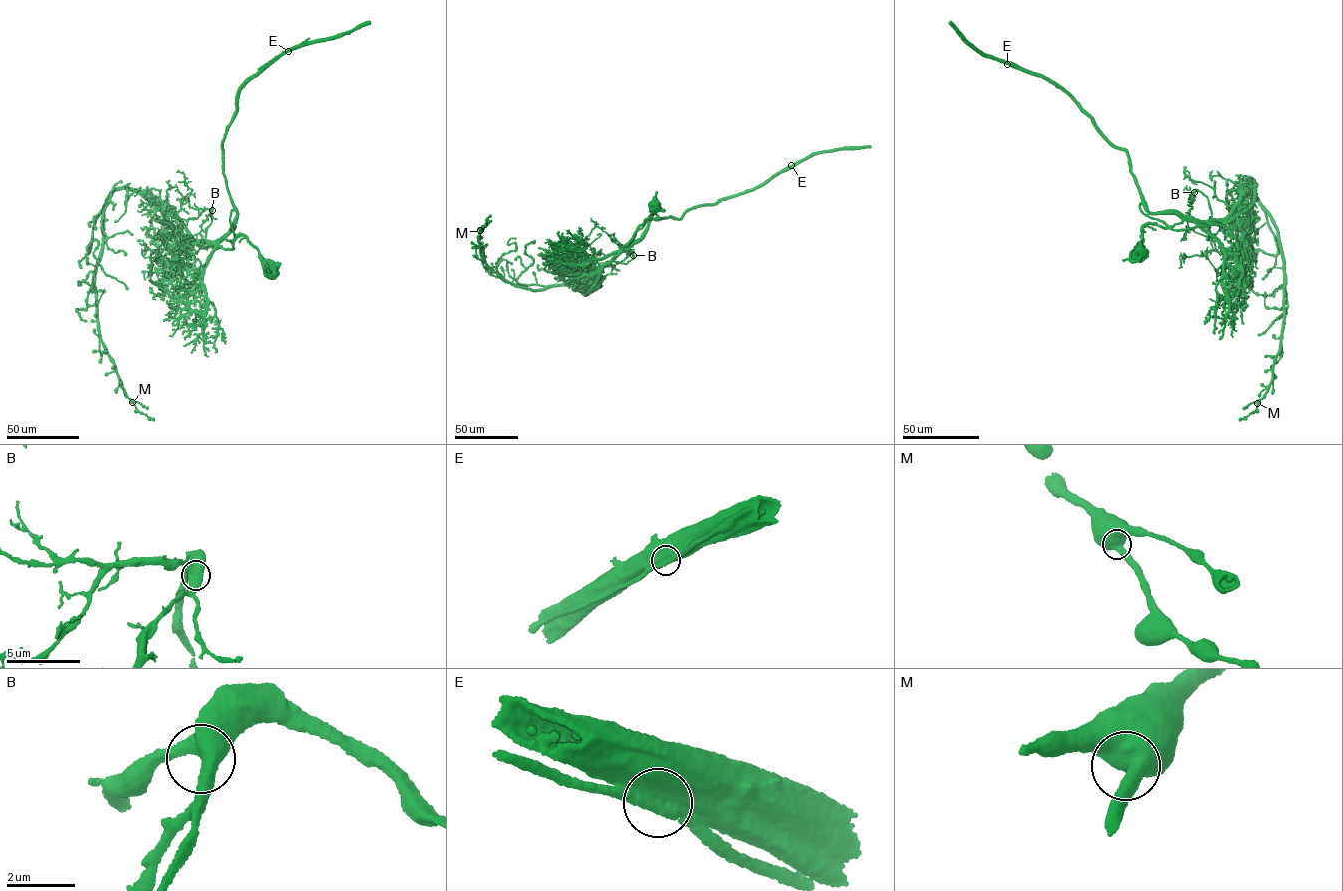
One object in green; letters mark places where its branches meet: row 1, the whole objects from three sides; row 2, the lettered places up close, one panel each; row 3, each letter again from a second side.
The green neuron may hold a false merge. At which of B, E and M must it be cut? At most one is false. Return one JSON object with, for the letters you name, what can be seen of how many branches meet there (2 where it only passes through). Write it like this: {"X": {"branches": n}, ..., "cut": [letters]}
{"E": {"branches": 1}, "cut": ["E"]}

